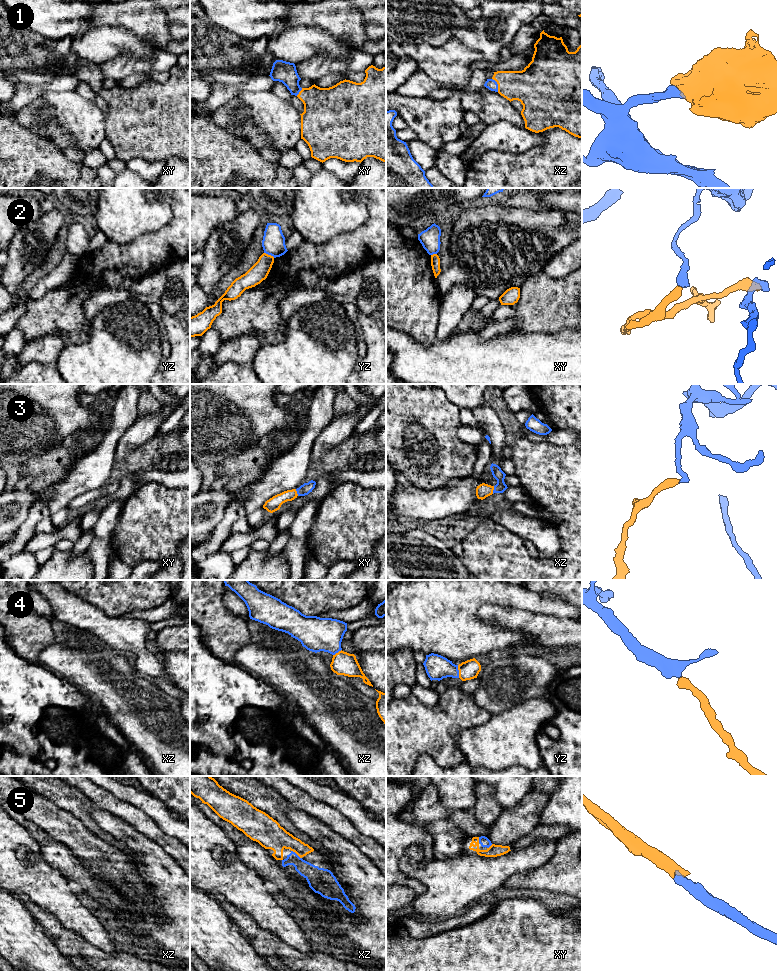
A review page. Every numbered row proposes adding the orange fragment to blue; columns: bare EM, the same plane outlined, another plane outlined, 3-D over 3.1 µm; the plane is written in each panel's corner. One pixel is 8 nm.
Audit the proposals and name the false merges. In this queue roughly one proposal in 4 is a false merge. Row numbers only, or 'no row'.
2

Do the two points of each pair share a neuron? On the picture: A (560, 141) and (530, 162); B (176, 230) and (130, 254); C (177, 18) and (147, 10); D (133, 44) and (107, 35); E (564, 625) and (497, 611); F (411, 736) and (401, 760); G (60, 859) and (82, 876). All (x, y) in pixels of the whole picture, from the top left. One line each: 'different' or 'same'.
A: same
B: same
C: different
D: same
E: same
F: same
G: same

